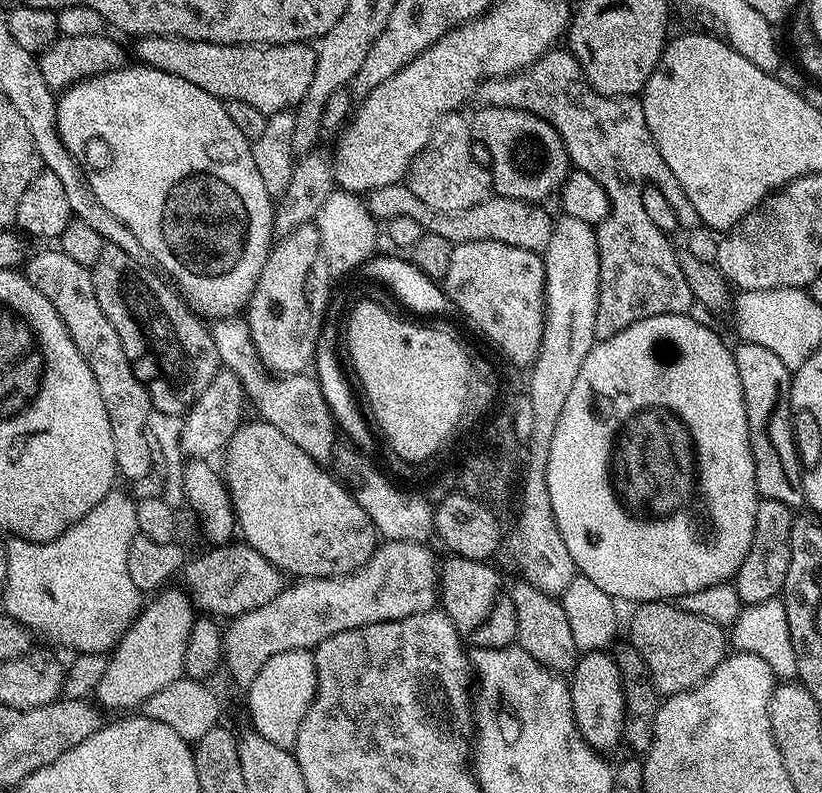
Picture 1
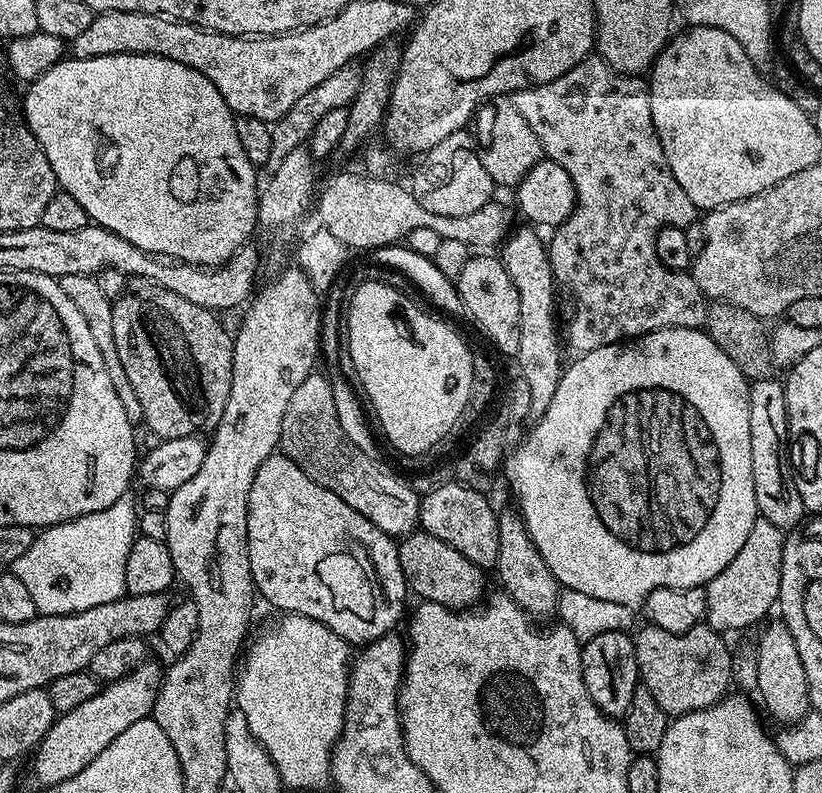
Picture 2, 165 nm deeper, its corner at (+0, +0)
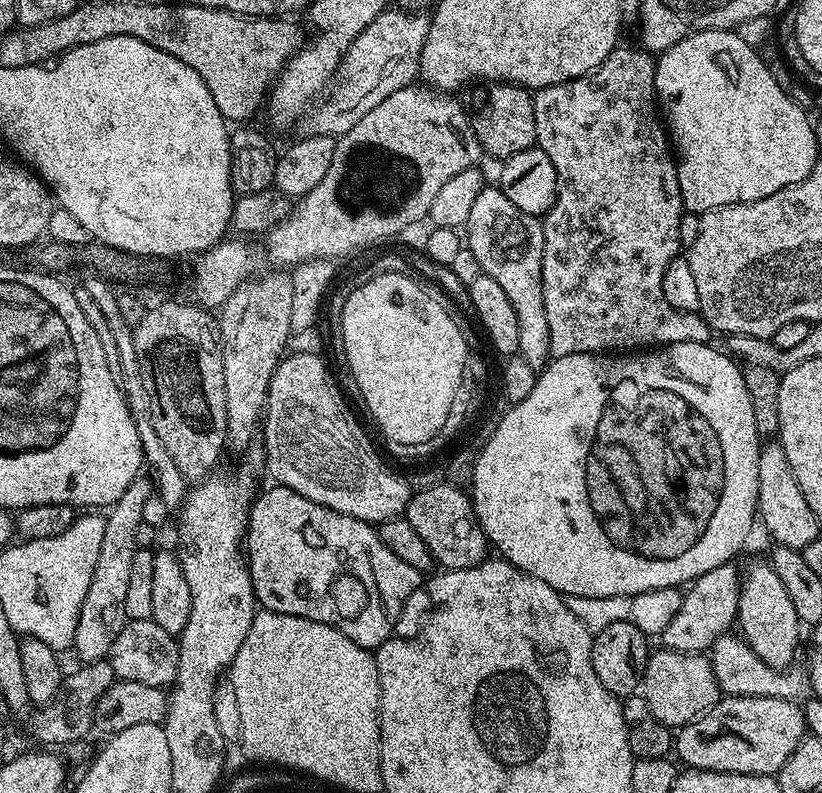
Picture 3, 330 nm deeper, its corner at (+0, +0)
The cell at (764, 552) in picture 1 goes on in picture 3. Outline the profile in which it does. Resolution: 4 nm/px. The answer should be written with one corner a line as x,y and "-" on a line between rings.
729,562
702,574
692,581
684,592
682,606
678,606
678,614
666,626
664,633
658,637
659,643
666,648
673,648
676,652
707,653
713,642
719,636
725,635
728,628
737,623
738,598
740,597
741,569
735,563

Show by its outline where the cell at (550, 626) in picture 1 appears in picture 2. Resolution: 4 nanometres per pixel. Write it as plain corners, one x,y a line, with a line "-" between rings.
515,511
503,512
498,516
500,529
498,530
498,558
496,559
495,575
500,575
499,587
512,597
513,602
533,618
539,616
557,615
561,587
557,584
550,566
538,554
530,534
526,530
524,521

